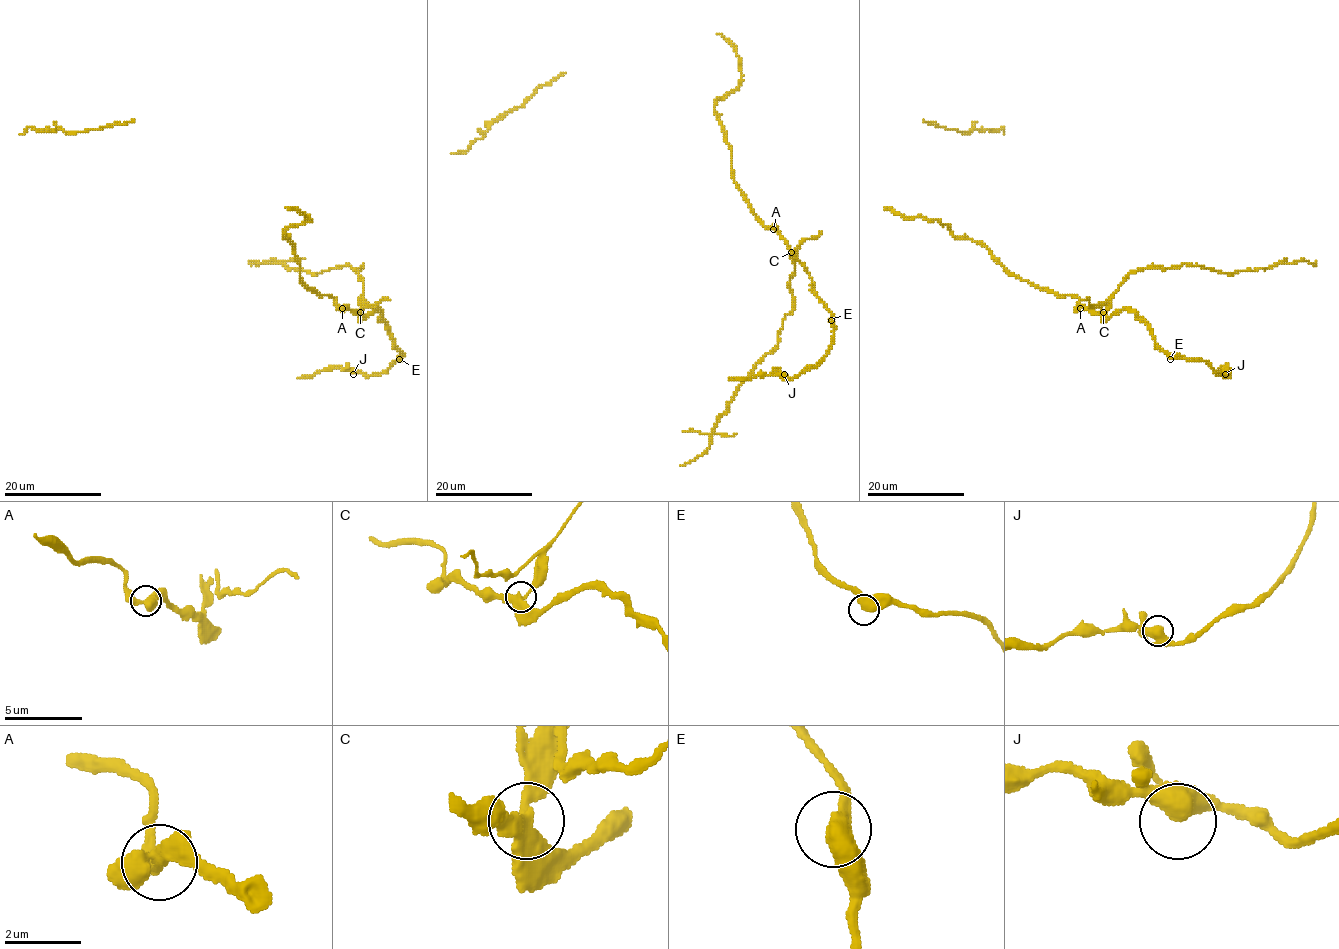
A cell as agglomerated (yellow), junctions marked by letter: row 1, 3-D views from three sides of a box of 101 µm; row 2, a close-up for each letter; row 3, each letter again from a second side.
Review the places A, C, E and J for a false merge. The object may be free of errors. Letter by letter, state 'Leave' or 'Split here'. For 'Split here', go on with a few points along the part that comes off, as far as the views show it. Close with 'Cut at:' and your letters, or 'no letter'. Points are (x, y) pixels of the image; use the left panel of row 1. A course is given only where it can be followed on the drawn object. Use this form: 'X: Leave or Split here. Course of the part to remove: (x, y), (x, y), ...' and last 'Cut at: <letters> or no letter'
A: Leave
C: Split here. Course of the part to remove: (360, 313), (363, 278), (358, 271), (361, 267), (353, 269), (347, 264), (310, 274), (278, 261), (248, 261)
E: Leave
J: Leave
Cut at: C

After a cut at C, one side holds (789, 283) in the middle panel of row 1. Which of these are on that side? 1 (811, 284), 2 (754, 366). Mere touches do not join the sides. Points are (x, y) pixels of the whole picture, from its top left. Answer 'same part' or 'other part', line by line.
1: other part
2: same part

